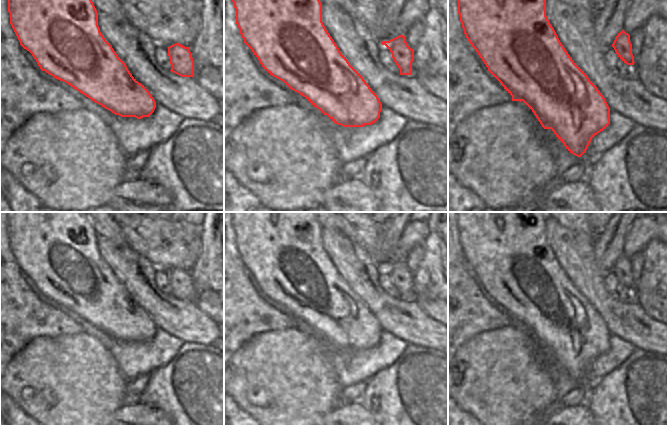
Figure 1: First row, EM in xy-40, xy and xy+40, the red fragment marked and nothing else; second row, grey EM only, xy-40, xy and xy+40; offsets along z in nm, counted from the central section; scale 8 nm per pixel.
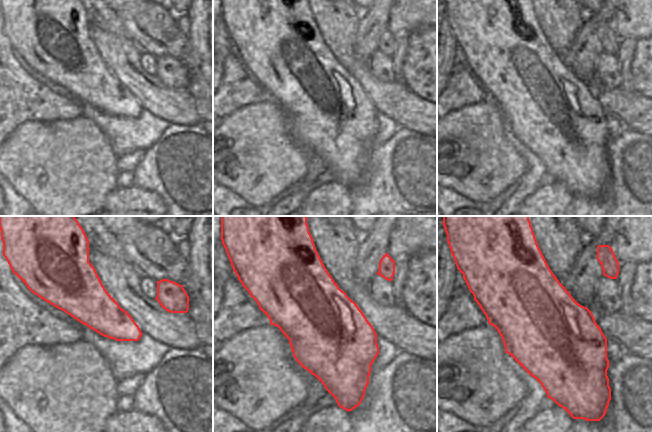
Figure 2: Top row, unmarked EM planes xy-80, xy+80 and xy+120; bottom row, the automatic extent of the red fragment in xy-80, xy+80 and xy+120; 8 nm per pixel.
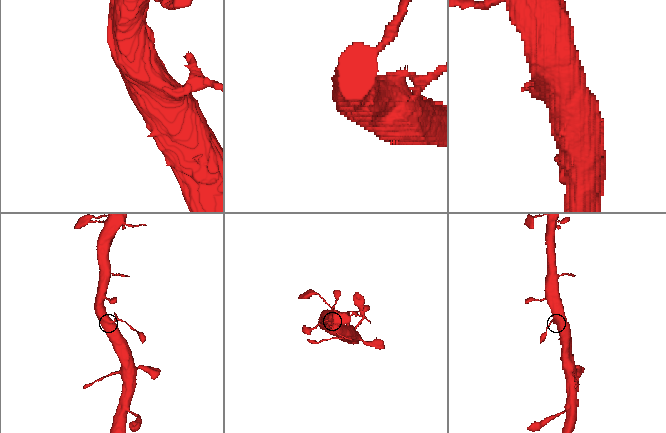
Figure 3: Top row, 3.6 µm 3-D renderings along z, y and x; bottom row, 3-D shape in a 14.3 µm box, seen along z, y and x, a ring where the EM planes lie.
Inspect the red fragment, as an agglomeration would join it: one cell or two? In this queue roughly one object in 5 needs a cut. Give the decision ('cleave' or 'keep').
cleave

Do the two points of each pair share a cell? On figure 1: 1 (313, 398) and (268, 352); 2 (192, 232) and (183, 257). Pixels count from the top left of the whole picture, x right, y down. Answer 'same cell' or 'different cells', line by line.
1: same cell
2: different cells

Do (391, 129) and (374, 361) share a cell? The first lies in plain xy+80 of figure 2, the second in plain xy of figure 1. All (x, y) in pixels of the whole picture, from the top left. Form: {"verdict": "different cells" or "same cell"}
{"verdict": "same cell"}

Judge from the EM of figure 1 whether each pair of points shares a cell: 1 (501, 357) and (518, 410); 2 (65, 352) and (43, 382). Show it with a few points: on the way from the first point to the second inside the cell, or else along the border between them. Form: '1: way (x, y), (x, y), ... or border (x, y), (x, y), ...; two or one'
1: way (501, 370), (501, 380), (513, 397); one
2: way (65, 359), (50, 375); one

